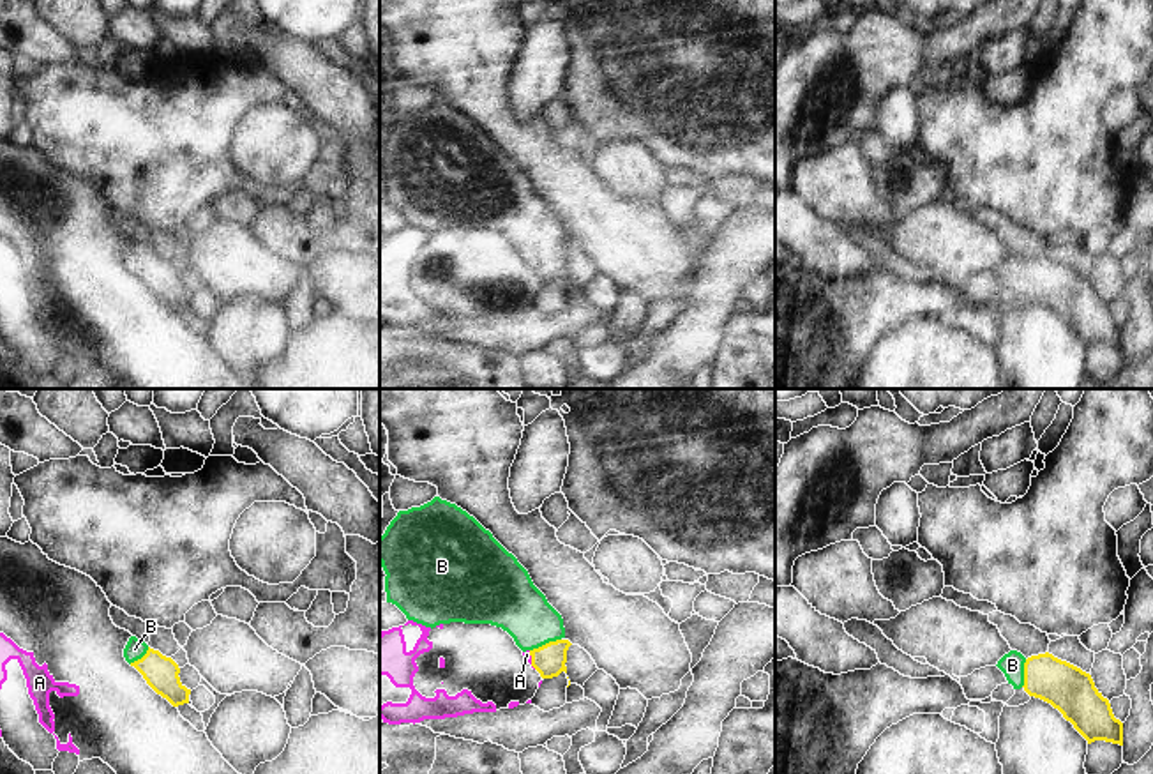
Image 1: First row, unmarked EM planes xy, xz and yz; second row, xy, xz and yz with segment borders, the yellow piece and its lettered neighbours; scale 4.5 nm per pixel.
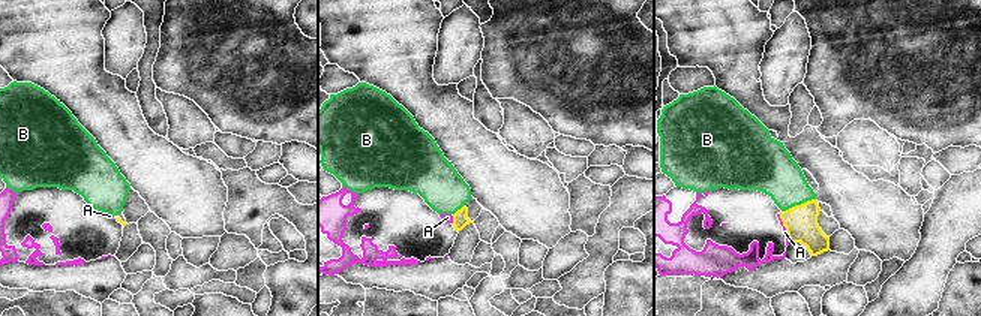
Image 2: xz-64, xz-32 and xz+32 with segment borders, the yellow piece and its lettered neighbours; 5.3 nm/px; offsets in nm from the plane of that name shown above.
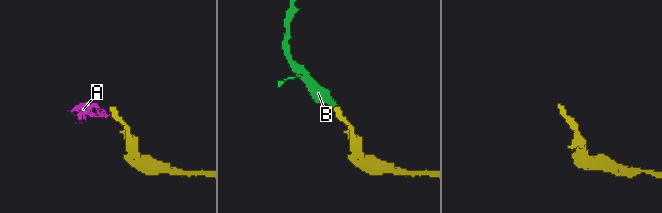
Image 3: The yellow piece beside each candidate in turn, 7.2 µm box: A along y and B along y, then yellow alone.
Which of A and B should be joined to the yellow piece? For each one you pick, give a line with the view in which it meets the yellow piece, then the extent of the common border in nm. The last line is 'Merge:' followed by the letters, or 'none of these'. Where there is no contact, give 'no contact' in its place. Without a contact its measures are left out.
B: xz | 160 nm
Merge: B

